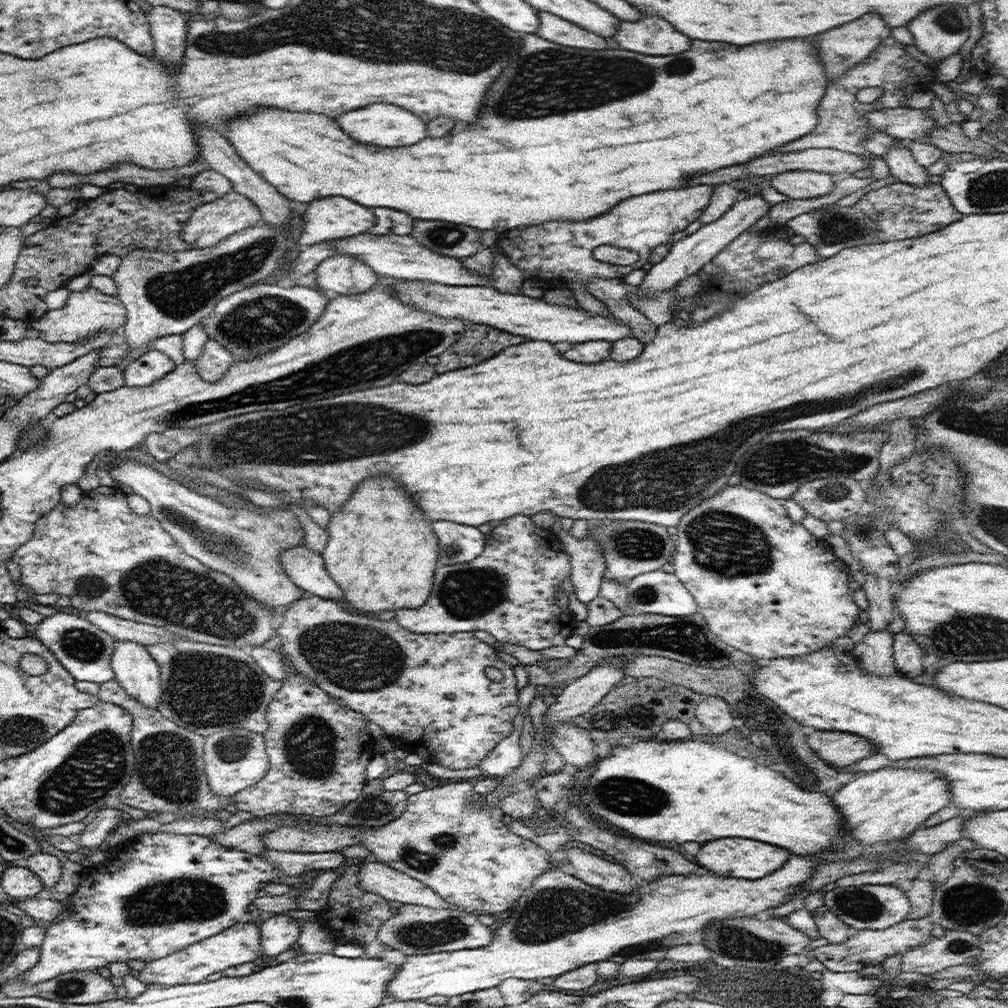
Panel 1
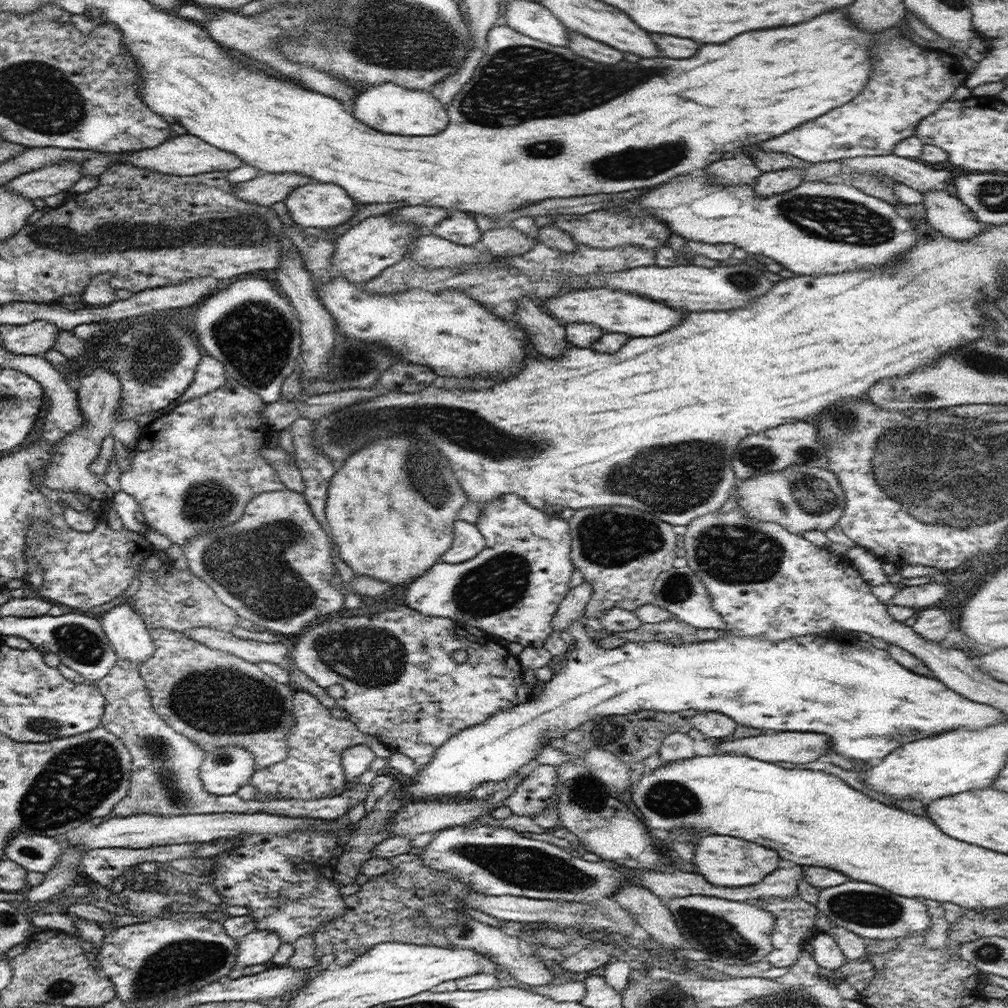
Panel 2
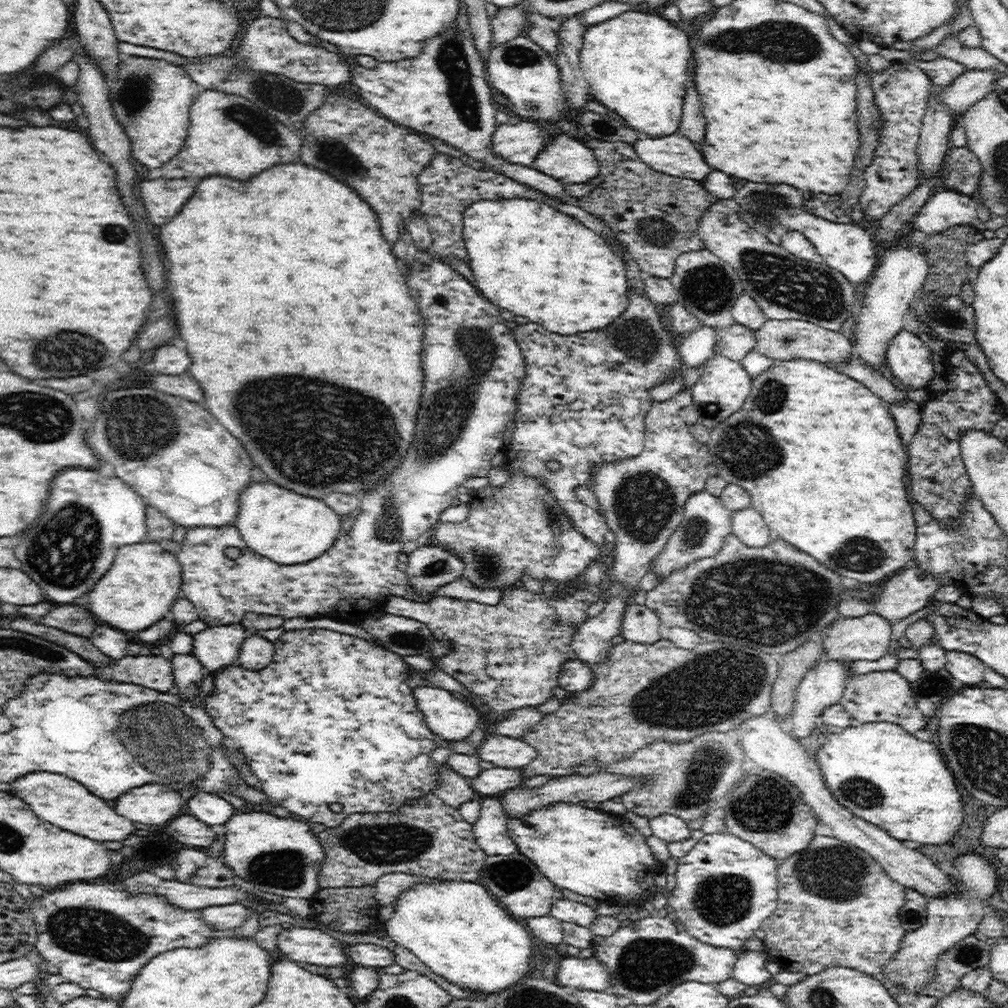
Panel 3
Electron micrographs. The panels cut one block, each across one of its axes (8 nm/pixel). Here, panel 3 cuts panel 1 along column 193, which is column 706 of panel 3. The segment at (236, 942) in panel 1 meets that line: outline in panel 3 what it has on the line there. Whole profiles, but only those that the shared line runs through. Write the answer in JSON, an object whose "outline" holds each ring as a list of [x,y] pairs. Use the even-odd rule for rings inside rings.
{"outline":[[[641,918],[637,921],[623,923],[620,930],[613,936],[593,936],[592,946],[594,959],[606,967],[610,973],[609,991],[614,995],[624,996],[638,1006],[652,1005],[662,1002],[670,990],[689,981],[703,984],[718,984],[731,978],[737,962],[738,952],[728,948],[714,947],[695,940],[682,926],[682,923],[672,918]]]}

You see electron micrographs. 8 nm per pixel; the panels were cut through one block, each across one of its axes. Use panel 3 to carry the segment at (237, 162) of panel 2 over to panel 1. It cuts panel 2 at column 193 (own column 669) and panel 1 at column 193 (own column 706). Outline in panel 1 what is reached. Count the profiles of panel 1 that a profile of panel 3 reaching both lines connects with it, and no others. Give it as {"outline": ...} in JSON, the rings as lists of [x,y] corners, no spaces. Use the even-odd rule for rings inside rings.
{"outline":[[[193,162],[184,168],[172,168],[166,170],[166,176],[152,176],[152,170],[138,168],[136,164],[120,164],[118,168],[110,172],[96,172],[94,176],[70,176],[70,172],[64,174],[54,174],[48,178],[48,182],[54,188],[66,188],[67,186],[82,185],[84,182],[90,182],[94,186],[101,186],[108,189],[112,182],[128,182],[138,187],[154,187],[156,185],[167,185],[174,183],[175,180],[185,179],[204,169],[208,168],[204,162]]]}

